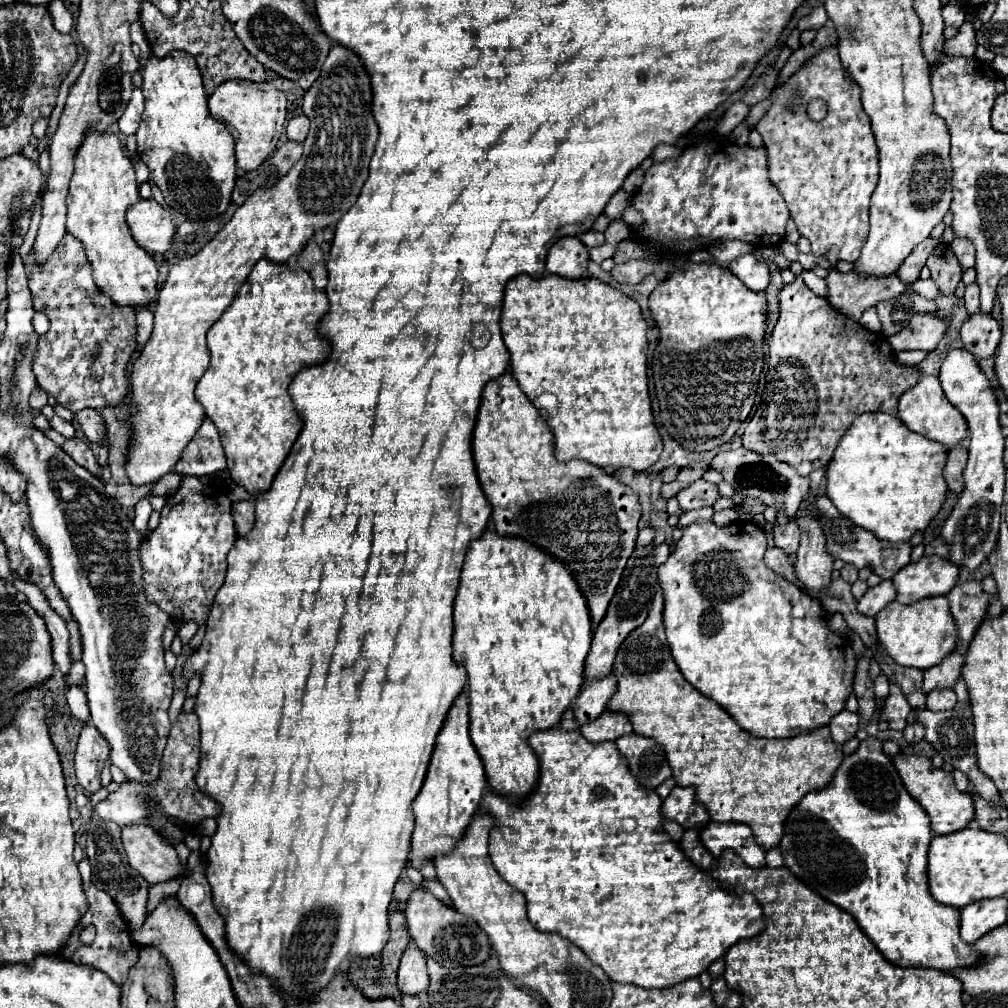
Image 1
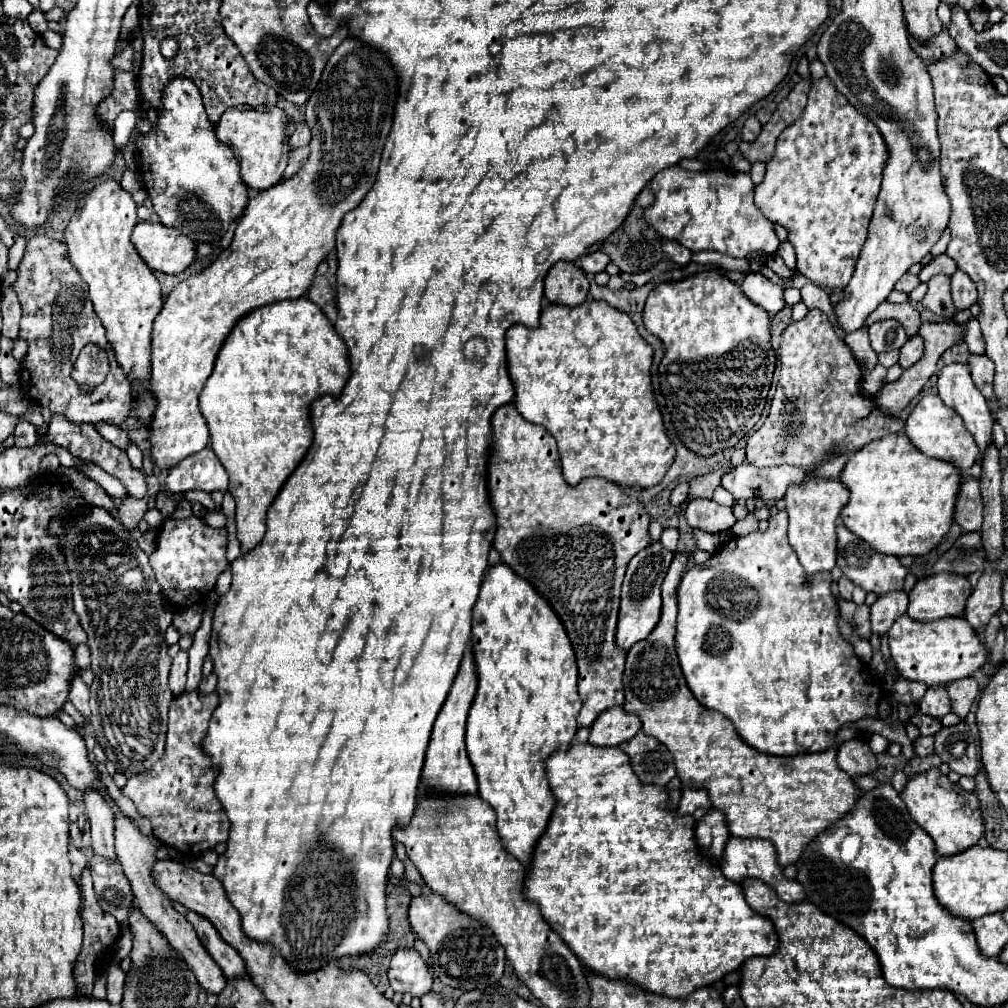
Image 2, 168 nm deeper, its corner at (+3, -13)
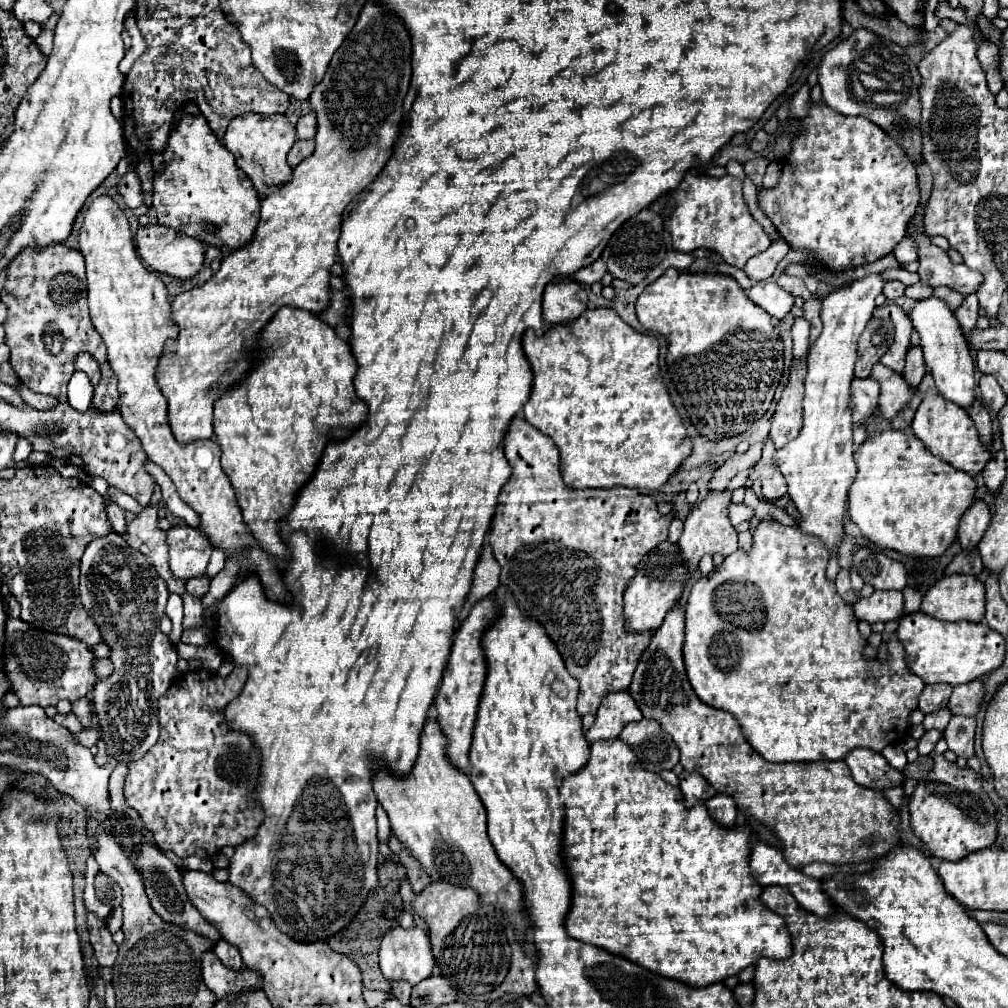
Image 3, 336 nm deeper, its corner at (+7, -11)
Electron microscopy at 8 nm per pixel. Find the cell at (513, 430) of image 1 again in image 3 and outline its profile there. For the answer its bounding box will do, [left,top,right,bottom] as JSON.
[489,417,673,715]

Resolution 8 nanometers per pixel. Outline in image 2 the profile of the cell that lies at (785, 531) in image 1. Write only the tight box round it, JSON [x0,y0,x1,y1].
[675,511,883,757]

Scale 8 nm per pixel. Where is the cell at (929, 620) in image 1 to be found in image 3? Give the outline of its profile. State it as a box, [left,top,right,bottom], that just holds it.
[895,613,1005,685]

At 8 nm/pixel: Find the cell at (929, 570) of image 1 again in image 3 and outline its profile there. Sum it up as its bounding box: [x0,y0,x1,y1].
[921,575,985,621]

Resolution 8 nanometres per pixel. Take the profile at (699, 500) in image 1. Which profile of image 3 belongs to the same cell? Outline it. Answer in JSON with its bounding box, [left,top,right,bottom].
[729,503,753,527]

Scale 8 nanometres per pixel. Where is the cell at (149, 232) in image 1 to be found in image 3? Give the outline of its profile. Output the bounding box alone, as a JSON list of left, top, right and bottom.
[135,225,205,279]

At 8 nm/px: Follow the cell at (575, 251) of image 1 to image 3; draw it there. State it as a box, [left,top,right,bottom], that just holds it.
[543,277,587,325]

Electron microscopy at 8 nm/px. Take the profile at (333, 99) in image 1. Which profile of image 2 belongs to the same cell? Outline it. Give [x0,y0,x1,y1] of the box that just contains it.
[149,37,399,469]

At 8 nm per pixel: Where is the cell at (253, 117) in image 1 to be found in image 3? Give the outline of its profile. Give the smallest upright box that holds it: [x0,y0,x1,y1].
[223,113,297,197]

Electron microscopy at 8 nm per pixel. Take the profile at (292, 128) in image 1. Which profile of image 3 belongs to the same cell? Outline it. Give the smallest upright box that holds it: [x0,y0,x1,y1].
[295,113,317,139]

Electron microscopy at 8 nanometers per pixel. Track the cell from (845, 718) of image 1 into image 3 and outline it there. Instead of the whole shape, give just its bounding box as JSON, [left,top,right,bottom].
[845,749,903,789]

